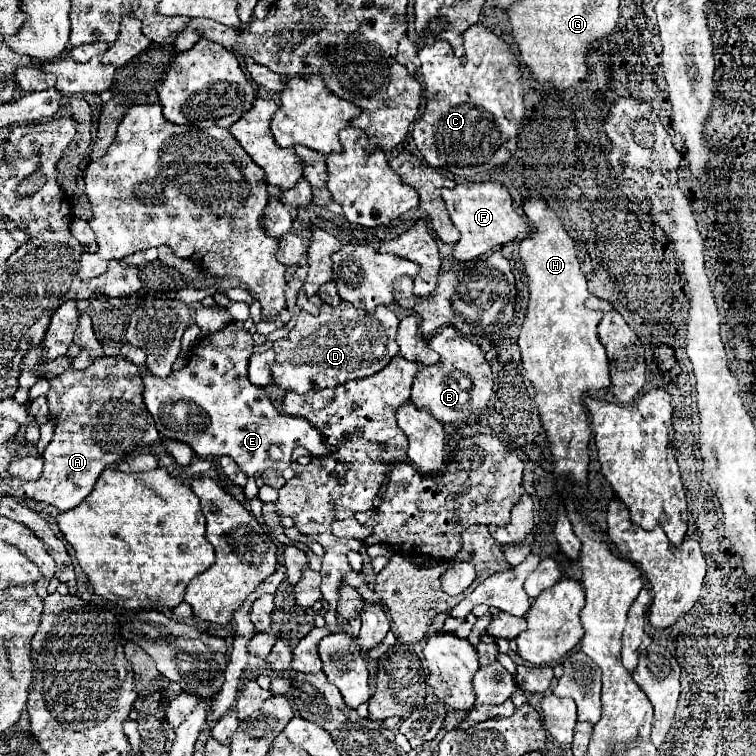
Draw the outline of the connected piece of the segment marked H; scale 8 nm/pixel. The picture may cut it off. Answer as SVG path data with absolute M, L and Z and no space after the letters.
M537 191L525 195L521 207L533 223L533 233L527 235L519 245L519 263L527 283L523 279L519 281L521 287L517 285L513 289L529 289L527 313L517 339L521 361L525 377L535 389L541 425L547 431L547 439L553 451L555 475L563 477L565 473L571 473L571 479L587 481L587 445L591 429L587 423L583 399L591 391L609 387L609 363L605 349L597 339L601 311L591 311L585 307L585 299L589 297L587 279L577 259L575 241L563 229L555 211Z

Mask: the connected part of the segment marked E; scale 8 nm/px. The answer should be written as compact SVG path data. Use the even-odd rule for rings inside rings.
M231 321L225 329L203 337L201 343L197 345L197 349L193 351L189 363L179 371L171 371L171 375L167 379L159 379L159 377L151 375L149 371L141 369L143 401L155 419L159 435L163 439L175 439L175 441L187 443L199 457L229 455L249 477L253 477L255 473L263 473L265 469L283 471L285 467L291 465L291 453L299 445L305 447L315 457L327 455L329 449L323 445L319 431L309 421L305 421L301 417L289 417L289 415L279 413L273 407L273 403L269 401L269 397L263 393L263 389L255 387L247 379L247 361L253 353L253 345L255 345L253 337L249 331L243 329L243 323ZM179 401L189 405L189 413L163 413L167 403L175 405Z

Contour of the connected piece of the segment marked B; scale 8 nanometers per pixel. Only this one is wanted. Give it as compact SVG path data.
M453 327L439 329L429 339L429 347L439 353L441 361L439 365L431 365L417 371L411 391L413 405L429 411L437 419L463 421L469 415L469 423L471 423L471 411L487 409L487 399L491 399L491 391L493 391L491 365L487 363L483 351L477 345L473 345L469 339L461 337Z

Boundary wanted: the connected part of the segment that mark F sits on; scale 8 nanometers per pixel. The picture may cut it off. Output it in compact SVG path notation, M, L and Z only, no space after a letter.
M461 183L455 189L443 189L441 195L453 225L461 233L461 239L455 243L453 251L453 257L457 261L477 259L495 247L507 245L517 237L530 233L527 219L521 219L513 207L509 191L499 183Z

